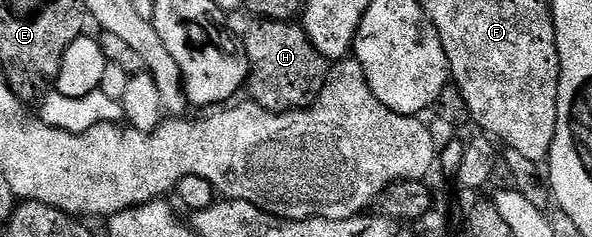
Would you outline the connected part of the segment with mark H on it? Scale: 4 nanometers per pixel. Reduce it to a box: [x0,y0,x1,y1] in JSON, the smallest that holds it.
[246,18,331,114]

